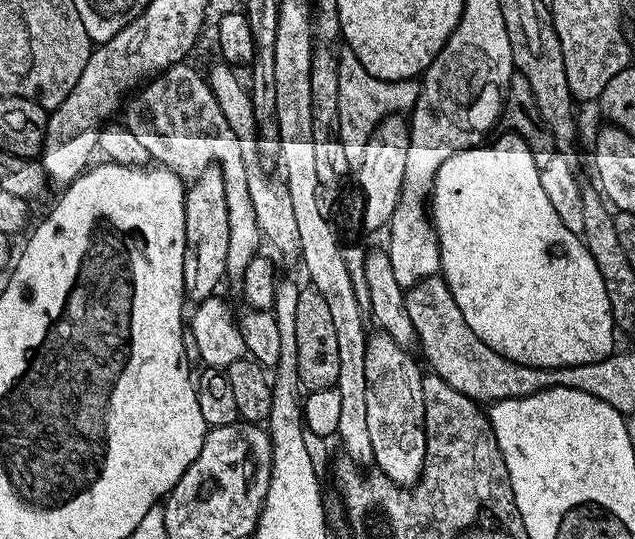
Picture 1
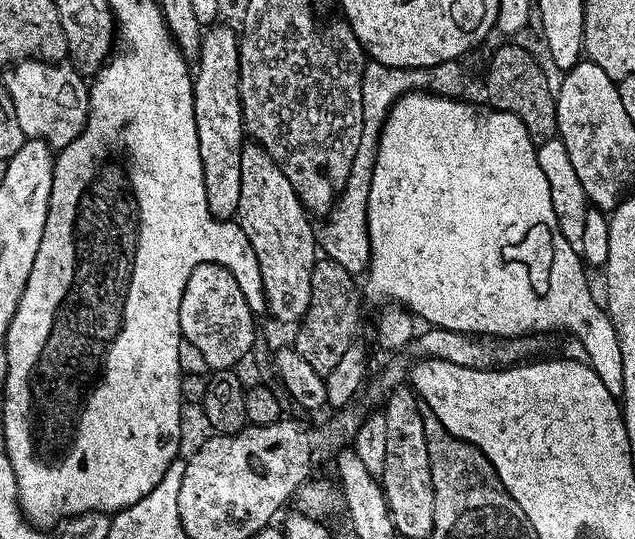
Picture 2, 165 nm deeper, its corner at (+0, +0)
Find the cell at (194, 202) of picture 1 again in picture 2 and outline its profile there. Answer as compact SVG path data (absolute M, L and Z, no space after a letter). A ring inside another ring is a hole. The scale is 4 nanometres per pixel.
M216 22L211 25L200 37L200 55L198 63L194 68L194 83L192 85L192 101L194 102L194 122L198 130L198 154L202 154L202 174L206 182L206 202L210 206L210 214L217 220L232 220L238 210L238 198L242 194L242 150L246 143L246 129L244 126L244 107L240 101L240 42L237 29L227 28L223 22Z

